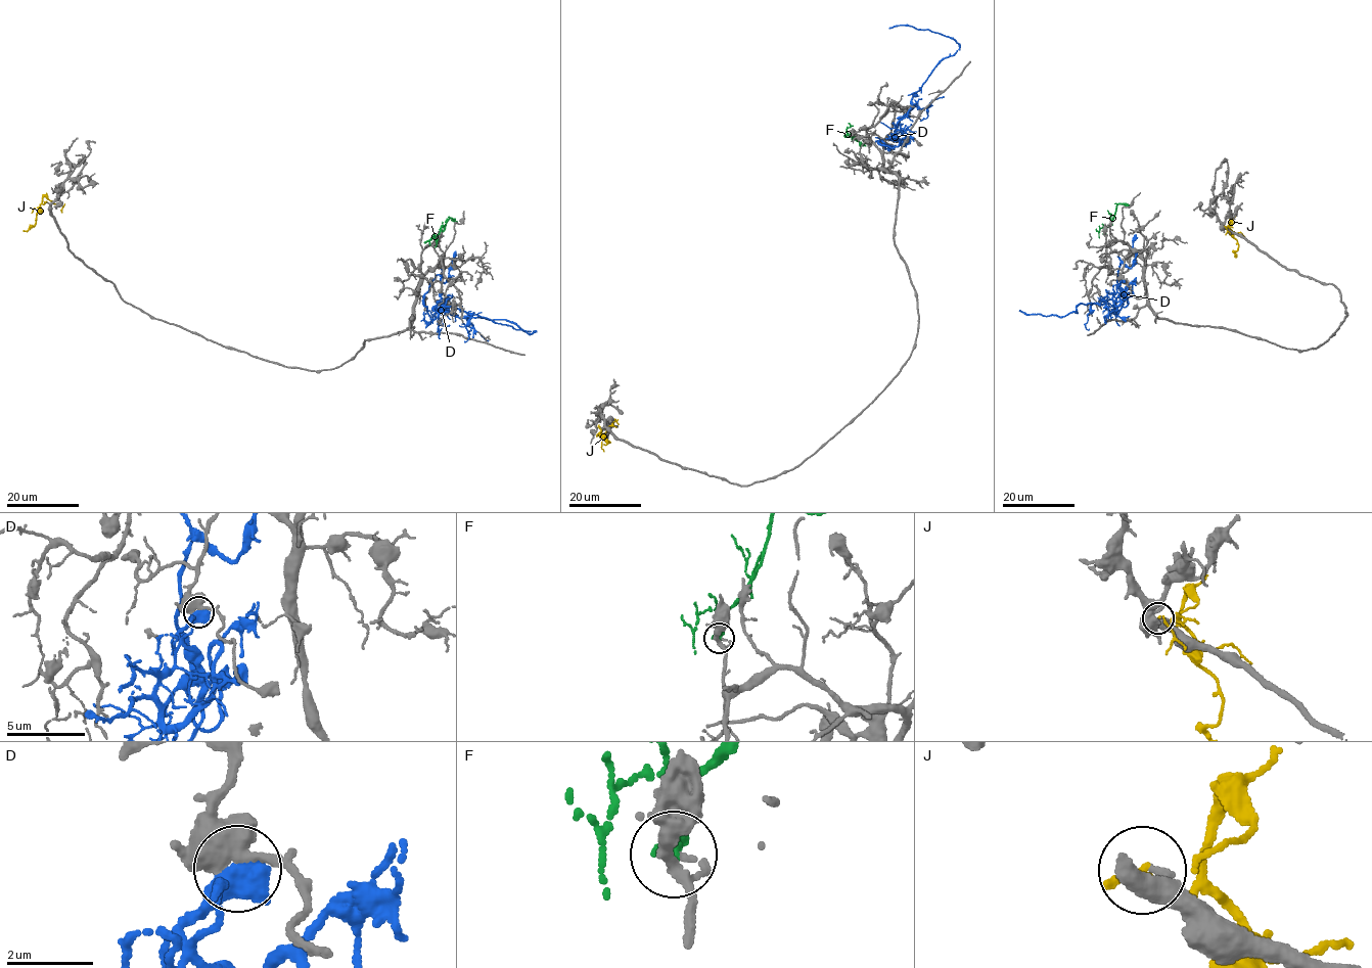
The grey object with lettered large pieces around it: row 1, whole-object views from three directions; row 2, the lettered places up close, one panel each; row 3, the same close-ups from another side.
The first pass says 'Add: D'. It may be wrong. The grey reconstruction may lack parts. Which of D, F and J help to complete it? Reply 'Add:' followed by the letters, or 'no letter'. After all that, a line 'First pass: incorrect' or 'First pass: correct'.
Add: no letter
First pass: incorrect

